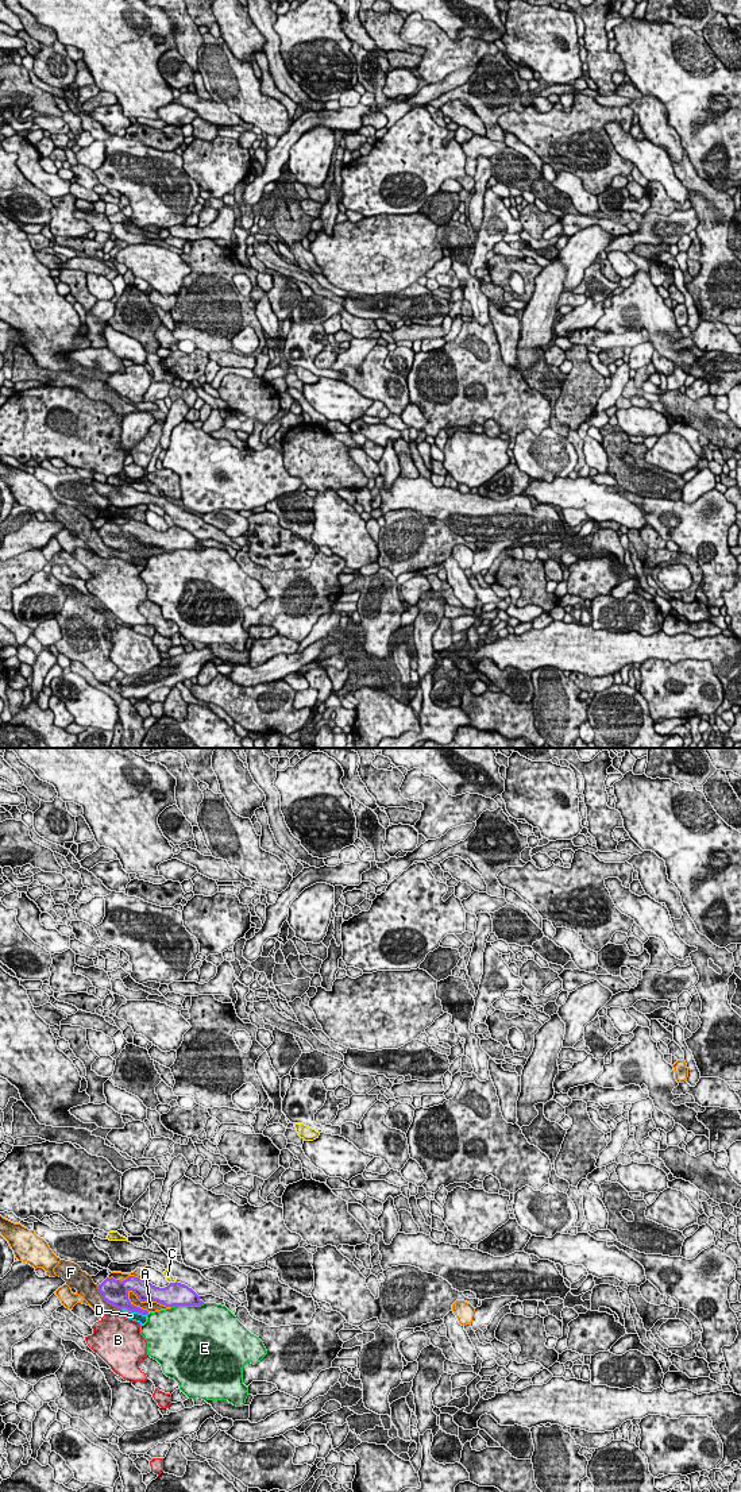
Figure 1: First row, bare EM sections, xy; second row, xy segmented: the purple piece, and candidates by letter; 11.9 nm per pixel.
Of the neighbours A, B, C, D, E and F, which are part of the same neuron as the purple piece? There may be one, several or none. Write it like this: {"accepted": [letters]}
{"accepted": []}

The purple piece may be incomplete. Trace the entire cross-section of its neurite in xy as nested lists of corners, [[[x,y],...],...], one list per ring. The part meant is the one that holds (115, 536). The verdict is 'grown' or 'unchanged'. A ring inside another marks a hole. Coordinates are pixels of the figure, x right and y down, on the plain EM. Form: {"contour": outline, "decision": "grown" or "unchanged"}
{"contour": [[[128,520],[126,524],[115,524],[107,521],[97,529],[103,543],[117,552],[127,552],[131,556],[148,559],[147,554],[134,550],[128,543],[128,536],[132,535],[140,545],[157,545],[166,551],[175,550],[201,550],[204,545],[188,529],[181,527],[170,527],[165,532],[159,532],[148,527],[146,523]]], "decision": "unchanged"}

